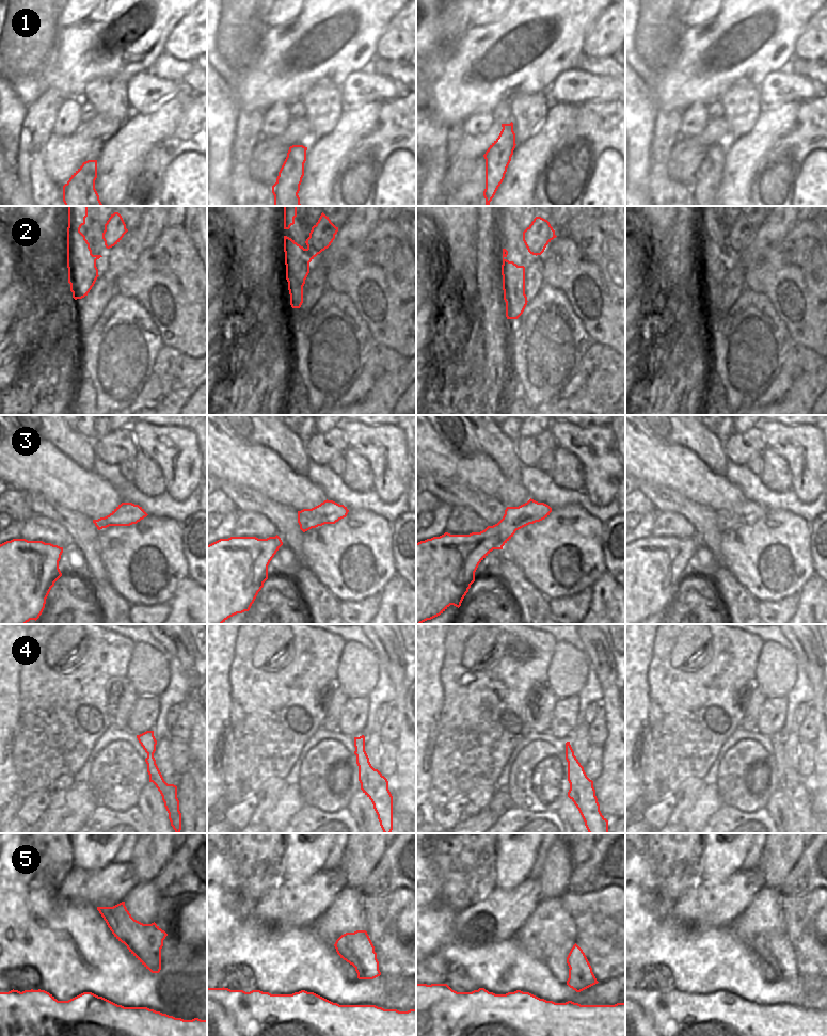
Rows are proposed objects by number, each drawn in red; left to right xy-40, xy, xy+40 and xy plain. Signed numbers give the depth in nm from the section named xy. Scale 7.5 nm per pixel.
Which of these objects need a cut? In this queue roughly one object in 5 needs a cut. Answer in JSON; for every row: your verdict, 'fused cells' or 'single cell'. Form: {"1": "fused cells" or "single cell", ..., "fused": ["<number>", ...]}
{"1": "single cell", "2": "fused cells", "3": "single cell", "4": "single cell", "5": "fused cells", "fused": ["2", "5"]}

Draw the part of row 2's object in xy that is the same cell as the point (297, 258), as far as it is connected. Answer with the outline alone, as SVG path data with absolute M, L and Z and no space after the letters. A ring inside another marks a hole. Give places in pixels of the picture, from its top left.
M284 236L286 280L292 308L300 308L303 303L303 286L309 273L309 262L319 254L304 249L291 238Z

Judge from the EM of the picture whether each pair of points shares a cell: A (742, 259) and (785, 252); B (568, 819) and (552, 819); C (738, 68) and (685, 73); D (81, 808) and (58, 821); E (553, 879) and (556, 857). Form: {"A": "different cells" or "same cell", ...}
{"A": "different cells", "B": "different cells", "C": "same cell", "D": "same cell", "E": "same cell"}

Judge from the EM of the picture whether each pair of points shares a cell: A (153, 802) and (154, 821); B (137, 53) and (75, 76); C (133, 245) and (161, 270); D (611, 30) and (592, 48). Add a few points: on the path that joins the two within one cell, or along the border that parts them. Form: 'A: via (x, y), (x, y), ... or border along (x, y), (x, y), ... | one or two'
A: via (153, 807), (154, 816) | one
B: via (122, 53), (113, 57), (94, 57), (90, 61) | one
C: border along (155, 242), (139, 256), (137, 265), (127, 273) | two
D: via (607, 34), (597, 44) | one

